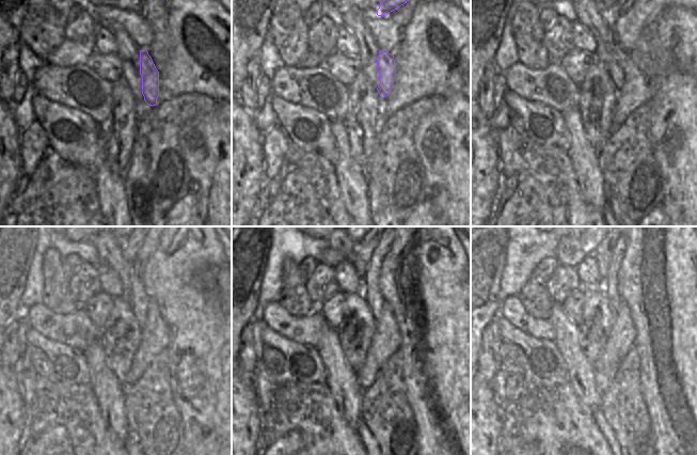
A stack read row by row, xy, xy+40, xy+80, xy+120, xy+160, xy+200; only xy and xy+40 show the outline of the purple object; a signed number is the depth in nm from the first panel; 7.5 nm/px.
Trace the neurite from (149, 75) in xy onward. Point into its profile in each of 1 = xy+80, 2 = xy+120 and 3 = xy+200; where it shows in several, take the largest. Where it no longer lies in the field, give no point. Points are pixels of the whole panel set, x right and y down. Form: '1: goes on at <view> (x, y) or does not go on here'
1: goes on at xy+80 (615, 68)
2: goes on at xy+120 (138, 298)
3: goes on at xy+200 (608, 286)

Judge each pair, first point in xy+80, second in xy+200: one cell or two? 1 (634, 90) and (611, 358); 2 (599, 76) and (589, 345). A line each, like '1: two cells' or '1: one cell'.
1: one cell
2: one cell

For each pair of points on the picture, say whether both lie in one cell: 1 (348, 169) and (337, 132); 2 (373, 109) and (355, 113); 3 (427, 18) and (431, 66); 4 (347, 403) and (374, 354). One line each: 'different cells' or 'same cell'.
1: same cell
2: same cell
3: same cell
4: different cells

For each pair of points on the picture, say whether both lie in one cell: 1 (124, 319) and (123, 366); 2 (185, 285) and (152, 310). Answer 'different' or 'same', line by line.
1: same
2: different

